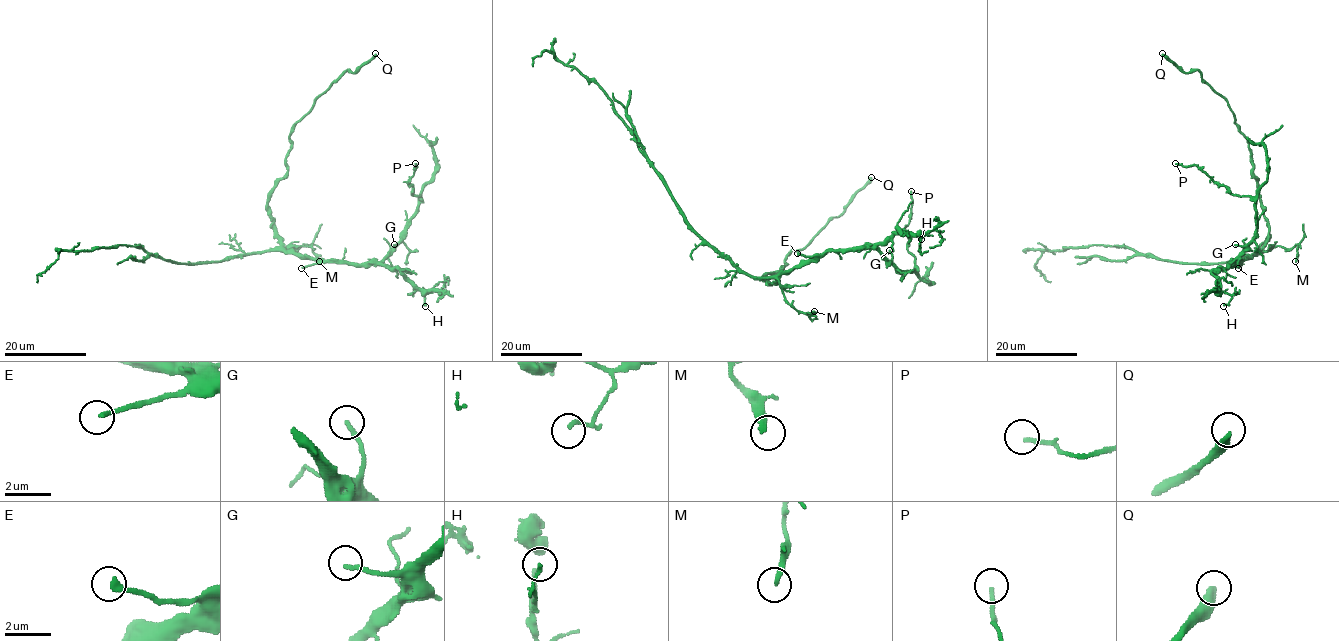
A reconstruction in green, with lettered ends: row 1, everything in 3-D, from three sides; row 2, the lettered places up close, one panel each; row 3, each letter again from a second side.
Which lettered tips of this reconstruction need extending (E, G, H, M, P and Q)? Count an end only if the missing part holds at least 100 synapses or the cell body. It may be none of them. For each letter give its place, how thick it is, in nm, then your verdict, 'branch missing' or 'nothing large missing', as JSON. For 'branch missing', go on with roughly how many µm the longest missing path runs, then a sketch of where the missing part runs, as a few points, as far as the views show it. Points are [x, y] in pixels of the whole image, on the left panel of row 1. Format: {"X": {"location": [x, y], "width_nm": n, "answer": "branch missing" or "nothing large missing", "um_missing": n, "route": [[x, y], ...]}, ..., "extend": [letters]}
{"E": {"location": [301, 268], "width_nm": 220, "answer": "branch missing", "um_missing": 70, "route": [[301, 268], [256, 275], [222, 296], [201, 321], [184, 328], [174, 353]]}, "G": {"location": [394, 244], "width_nm": 200, "answer": "nothing large missing"}, "H": {"location": [425, 306], "width_nm": 160, "answer": "nothing large missing"}, "M": {"location": [319, 261], "width_nm": 280, "answer": "nothing large missing"}, "P": {"location": [415, 163], "width_nm": 170, "answer": "nothing large missing"}, "Q": {"location": [375, 53], "width_nm": 360, "answer": "branch missing", "um_missing": 100}, "extend": ["E", "Q"]}

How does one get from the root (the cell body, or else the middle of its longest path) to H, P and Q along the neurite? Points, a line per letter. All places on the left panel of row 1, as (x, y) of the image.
H: (239, 255), (292, 250), (298, 256), (336, 263), (381, 263), (390, 268), (399, 268), (421, 288), (425, 306)
P: (239, 255), (292, 250), (307, 258), (378, 263), (416, 209), (419, 196), (408, 183), (415, 163)
Q: (239, 255), (280, 245), (268, 201), (287, 171), (291, 128), (345, 70), (356, 72), (375, 53)

